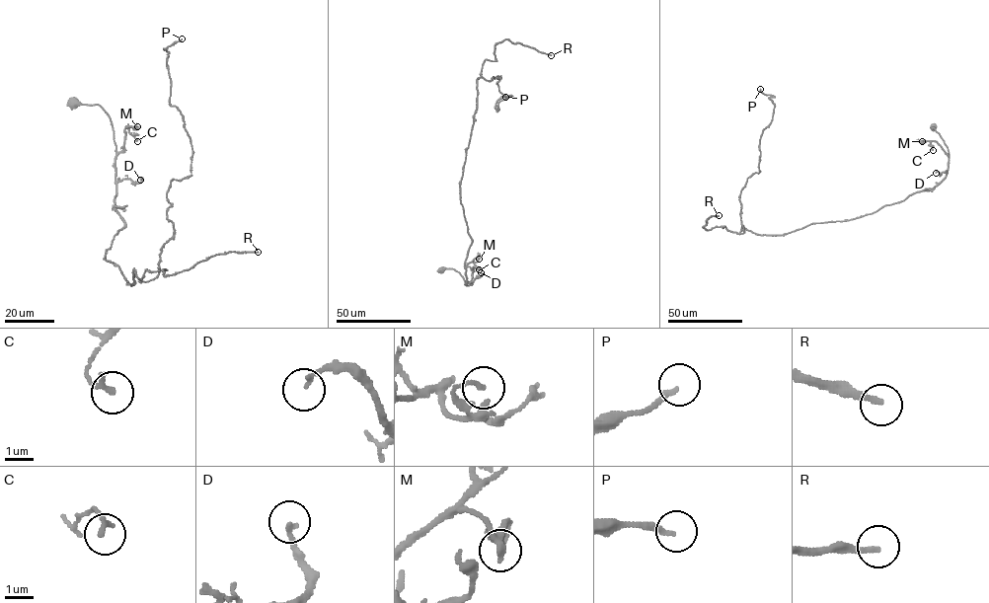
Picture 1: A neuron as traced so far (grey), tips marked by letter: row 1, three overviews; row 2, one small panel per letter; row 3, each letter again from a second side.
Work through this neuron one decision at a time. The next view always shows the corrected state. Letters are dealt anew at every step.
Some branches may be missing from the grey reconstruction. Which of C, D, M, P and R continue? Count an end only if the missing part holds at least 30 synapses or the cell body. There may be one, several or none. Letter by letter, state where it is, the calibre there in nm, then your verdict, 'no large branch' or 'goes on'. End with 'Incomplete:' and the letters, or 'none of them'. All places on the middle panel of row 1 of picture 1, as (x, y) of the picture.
C: (479, 269) | 200 nm | no large branch
D: (481, 272) | 160 nm | no large branch
M: (479, 259) | 150 nm | no large branch
P: (505, 97) | 170 nm | goes on
R: (551, 55) | 200 nm | goes on
Incomplete: P, R

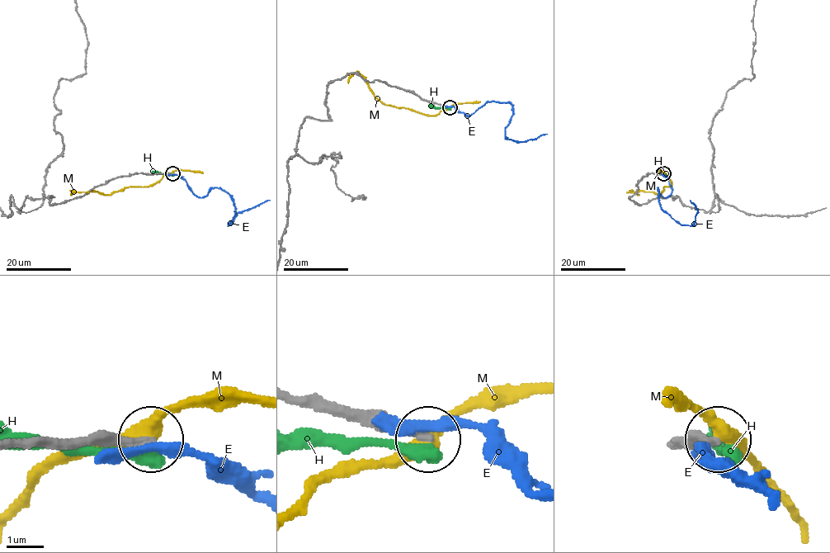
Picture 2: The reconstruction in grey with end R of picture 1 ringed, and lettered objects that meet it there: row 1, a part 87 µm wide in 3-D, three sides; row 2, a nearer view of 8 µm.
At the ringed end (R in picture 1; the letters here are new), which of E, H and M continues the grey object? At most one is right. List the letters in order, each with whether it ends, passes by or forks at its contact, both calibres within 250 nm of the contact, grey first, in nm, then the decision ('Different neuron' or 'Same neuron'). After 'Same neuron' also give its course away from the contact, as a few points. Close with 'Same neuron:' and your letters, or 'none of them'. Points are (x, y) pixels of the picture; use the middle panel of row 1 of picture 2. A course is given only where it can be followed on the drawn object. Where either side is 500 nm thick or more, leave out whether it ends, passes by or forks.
E: It ends there. Thickness 320 nm (grey) against 360 nm. Different neuron
H: It ends there. Thickness 220 nm (grey) against 400 nm. Different neuron
M: It passes by. Thickness 240 nm (grey) against 400 nm. Different neuron
Same neuron: none of them

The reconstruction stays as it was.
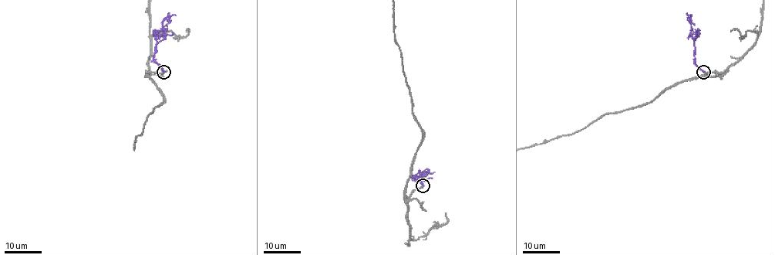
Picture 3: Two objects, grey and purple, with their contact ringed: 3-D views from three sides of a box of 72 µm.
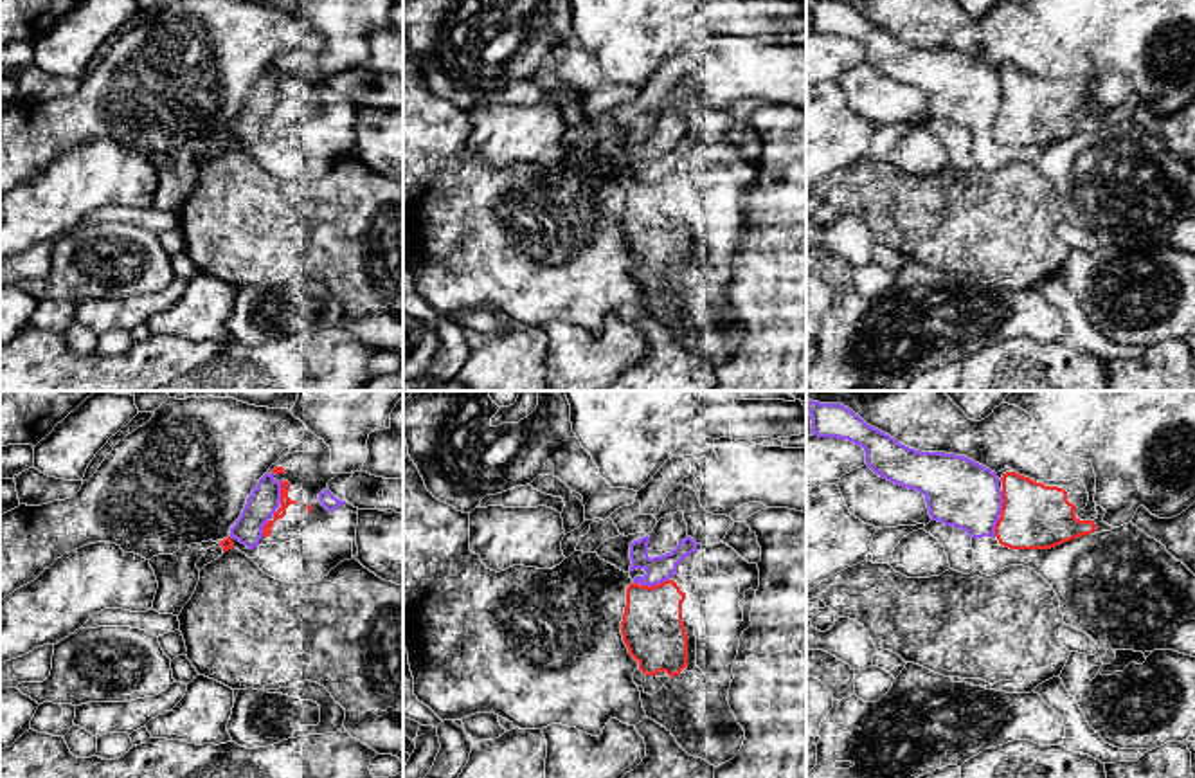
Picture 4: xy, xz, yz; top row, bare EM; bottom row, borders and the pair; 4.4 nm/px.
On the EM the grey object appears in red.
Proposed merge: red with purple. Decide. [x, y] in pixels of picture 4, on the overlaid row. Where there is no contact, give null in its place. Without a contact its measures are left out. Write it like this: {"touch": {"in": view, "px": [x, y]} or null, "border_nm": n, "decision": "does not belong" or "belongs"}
{"touch": {"in": "xz", "px": [654, 586]}, "border_nm": 130, "decision": "does not belong"}

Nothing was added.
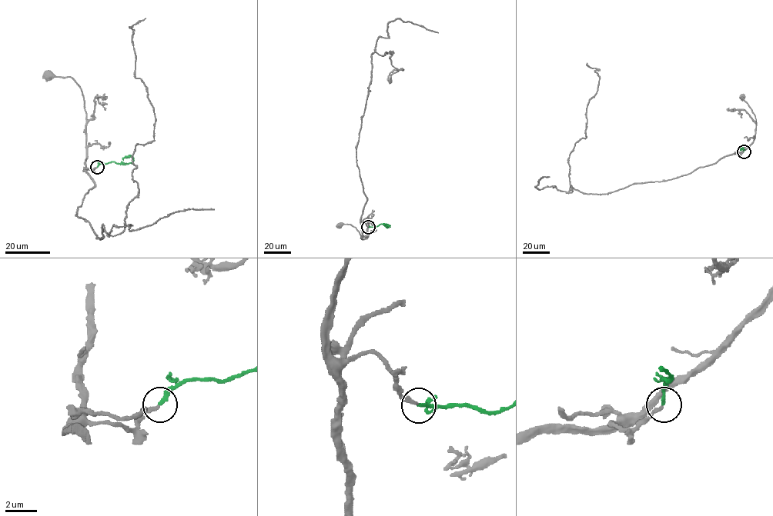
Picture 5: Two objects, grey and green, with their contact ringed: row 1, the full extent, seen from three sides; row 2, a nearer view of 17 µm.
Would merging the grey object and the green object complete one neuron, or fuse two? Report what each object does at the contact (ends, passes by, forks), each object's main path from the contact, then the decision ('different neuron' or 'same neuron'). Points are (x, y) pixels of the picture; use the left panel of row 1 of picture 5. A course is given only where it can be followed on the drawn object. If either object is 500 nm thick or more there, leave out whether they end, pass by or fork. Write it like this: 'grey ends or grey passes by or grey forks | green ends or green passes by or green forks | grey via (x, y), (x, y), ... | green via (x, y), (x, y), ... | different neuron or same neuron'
grey ends | green ends | grey via (96, 167), (93, 170), (85, 168), (86, 112), (81, 88), (71, 78), (48, 75) | green via (97, 167), (111, 161), (128, 164), (133, 160), (128, 156), (134, 158) | same neuron

